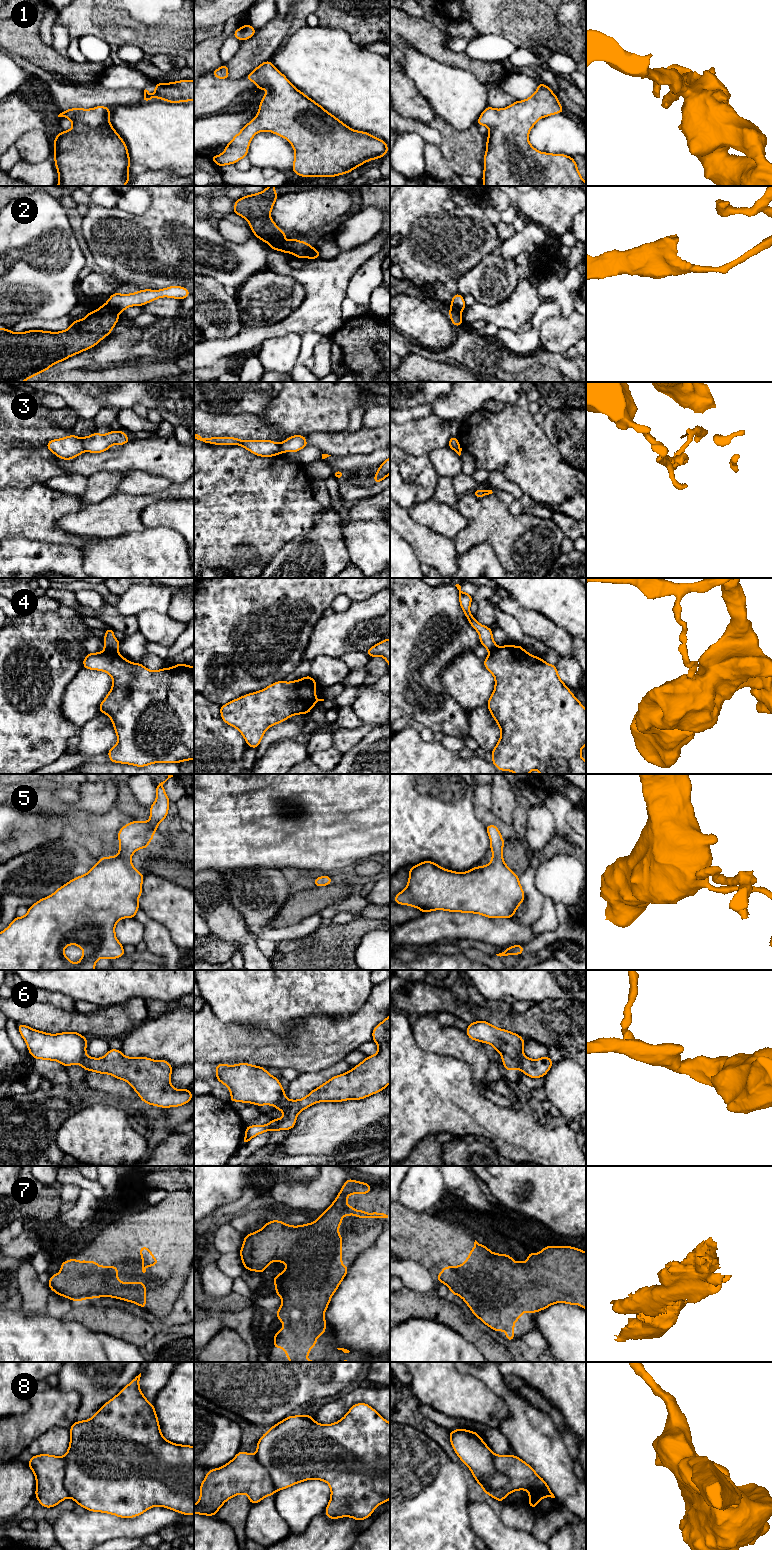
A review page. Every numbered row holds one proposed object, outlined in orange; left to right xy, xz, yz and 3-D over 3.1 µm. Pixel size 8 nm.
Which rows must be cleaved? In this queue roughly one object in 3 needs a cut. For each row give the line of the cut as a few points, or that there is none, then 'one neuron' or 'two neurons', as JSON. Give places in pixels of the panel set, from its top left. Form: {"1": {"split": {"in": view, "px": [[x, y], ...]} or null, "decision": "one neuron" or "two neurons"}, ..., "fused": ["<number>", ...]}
{"1": {"split": null, "decision": "one neuron"}, "2": {"split": {"in": "xy", "px": [[106, 303], [116, 313]]}, "decision": "two neurons"}, "3": {"split": {"in": "xy", "px": [[80, 438], [85, 450]]}, "decision": "two neurons"}, "4": {"split": {"in": "xy", "px": [[105, 649], [117, 651]]}, "decision": "two neurons"}, "5": {"split": null, "decision": "one neuron"}, "6": {"split": {"in": "yz", "px": [[523, 1055], [519, 1061], [519, 1067]]}, "decision": "two neurons"}, "7": {"split": null, "decision": "one neuron"}, "8": {"split": {"in": "yz", "px": [[495, 1455], [494, 1468], [507, 1478], [507, 1483], [492, 1490]]}, "decision": "two neurons"}, "fused": ["2", "3", "4", "6", "8"]}

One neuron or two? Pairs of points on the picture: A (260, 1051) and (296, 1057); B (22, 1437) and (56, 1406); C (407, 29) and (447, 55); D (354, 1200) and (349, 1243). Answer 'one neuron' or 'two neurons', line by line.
A: one neuron
B: one neuron
C: one neuron
D: one neuron

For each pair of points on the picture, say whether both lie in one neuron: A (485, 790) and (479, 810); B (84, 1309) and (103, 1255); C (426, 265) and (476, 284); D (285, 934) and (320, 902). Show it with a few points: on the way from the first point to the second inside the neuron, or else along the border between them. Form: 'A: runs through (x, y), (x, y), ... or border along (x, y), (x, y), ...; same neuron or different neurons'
A: runs through (483, 795), (482, 805); same neuron
B: border along (85, 1298), (76, 1302); different neurons
C: border along (479, 263), (475, 264), (457, 280); different neurons
D: border along (318, 913), (306, 916), (296, 923), (276, 927); different neurons

